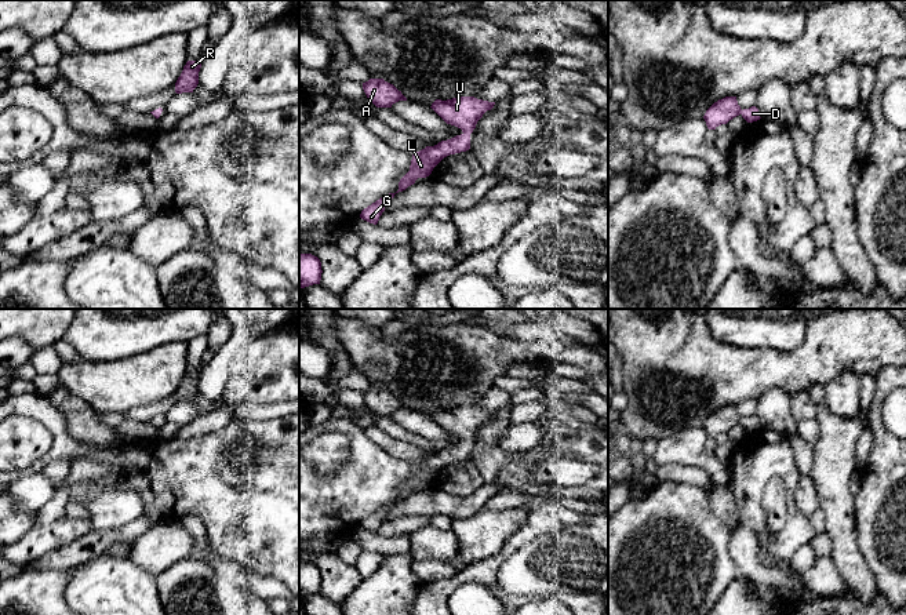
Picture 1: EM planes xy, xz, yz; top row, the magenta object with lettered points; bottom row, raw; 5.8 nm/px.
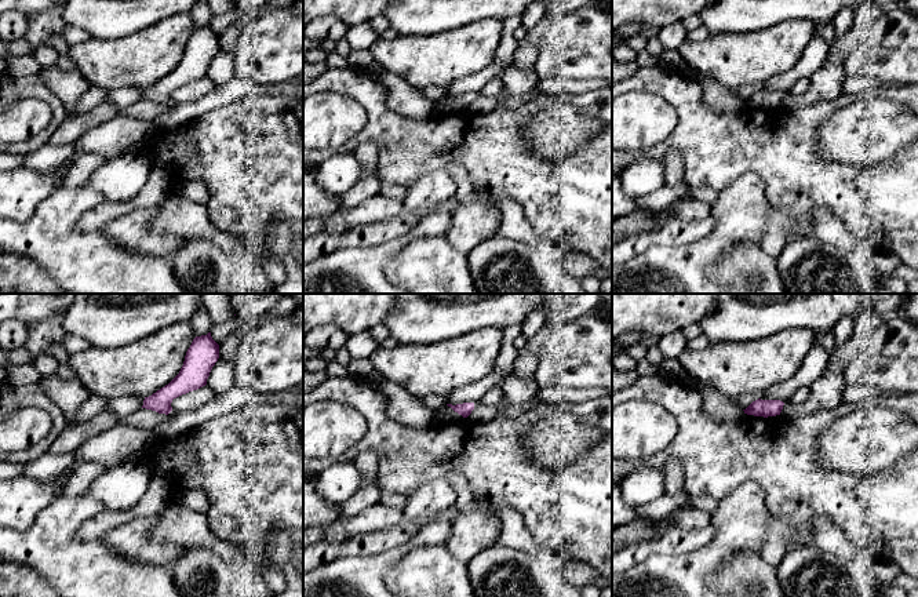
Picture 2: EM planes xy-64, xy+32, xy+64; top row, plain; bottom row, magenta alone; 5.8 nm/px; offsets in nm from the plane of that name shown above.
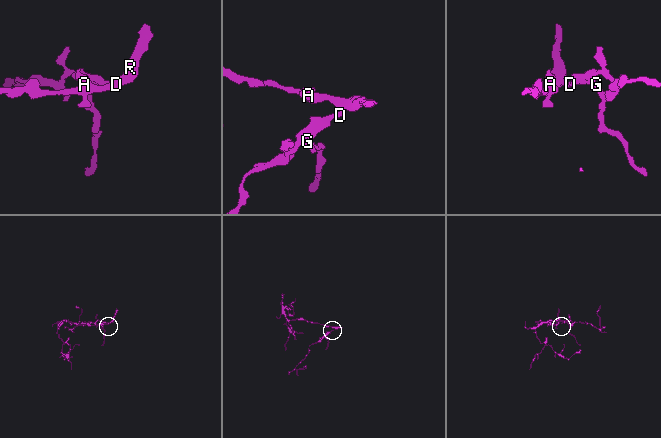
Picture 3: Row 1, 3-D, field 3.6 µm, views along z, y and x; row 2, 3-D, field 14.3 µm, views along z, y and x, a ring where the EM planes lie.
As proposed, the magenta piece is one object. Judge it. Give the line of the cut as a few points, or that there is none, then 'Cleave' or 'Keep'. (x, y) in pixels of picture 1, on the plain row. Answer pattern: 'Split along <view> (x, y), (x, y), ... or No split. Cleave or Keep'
No split. Keep

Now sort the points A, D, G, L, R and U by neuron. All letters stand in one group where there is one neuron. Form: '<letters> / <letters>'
A D G L R U

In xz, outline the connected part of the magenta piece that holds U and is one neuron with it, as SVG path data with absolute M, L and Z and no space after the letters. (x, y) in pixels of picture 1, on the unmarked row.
M458 405L447 410L436 408L432 418L447 432L462 438L461 444L441 450L434 455L412 463L410 480L400 488L399 501L414 494L418 487L426 487L433 477L447 465L466 461L470 458L470 443L477 430L487 419L494 416L495 411L477 408L474 405Z

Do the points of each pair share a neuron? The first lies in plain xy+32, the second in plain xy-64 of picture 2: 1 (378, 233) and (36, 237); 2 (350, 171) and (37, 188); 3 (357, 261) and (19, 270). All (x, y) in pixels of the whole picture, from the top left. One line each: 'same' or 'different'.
1: different
2: different
3: same

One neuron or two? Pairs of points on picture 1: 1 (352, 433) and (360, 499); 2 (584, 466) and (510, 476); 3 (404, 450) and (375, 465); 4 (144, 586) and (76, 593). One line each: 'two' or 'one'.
1: one
2: two
3: two
4: one

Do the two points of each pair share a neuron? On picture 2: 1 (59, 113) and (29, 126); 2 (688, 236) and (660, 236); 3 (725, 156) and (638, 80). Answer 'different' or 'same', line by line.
1: different
2: same
3: same

